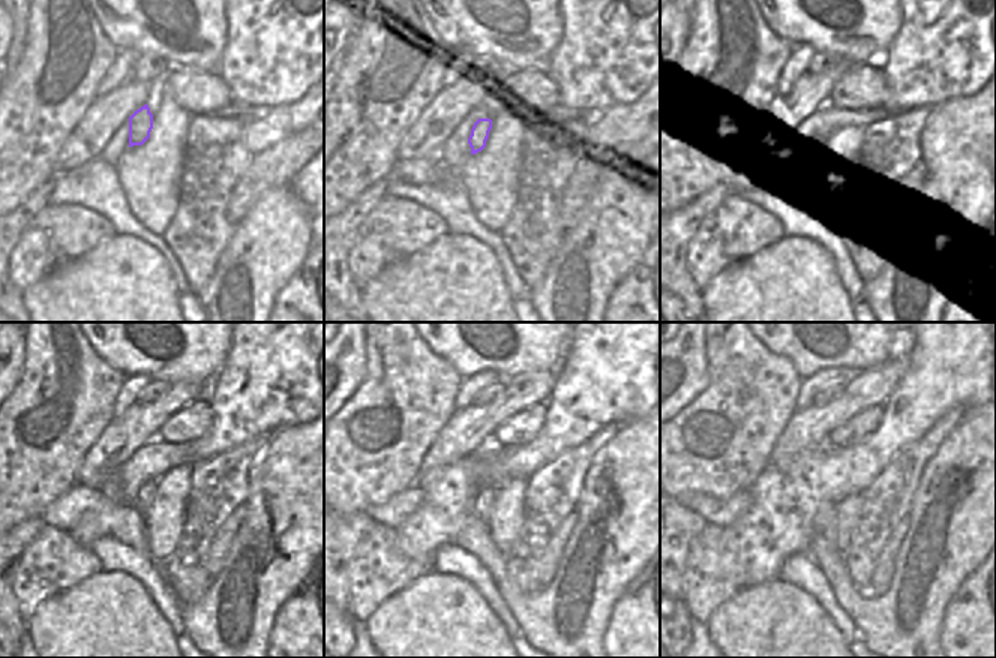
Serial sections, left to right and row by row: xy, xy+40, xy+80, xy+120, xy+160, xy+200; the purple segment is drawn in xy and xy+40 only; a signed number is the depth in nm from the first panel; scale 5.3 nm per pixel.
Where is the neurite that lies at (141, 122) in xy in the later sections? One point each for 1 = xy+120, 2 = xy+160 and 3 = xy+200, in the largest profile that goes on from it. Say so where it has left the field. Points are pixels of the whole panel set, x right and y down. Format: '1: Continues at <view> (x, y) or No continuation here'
1: Continues at xy+120 (147, 490)
2: Continues at xy+160 (483, 502)
3: Continues at xy+200 (825, 520)

